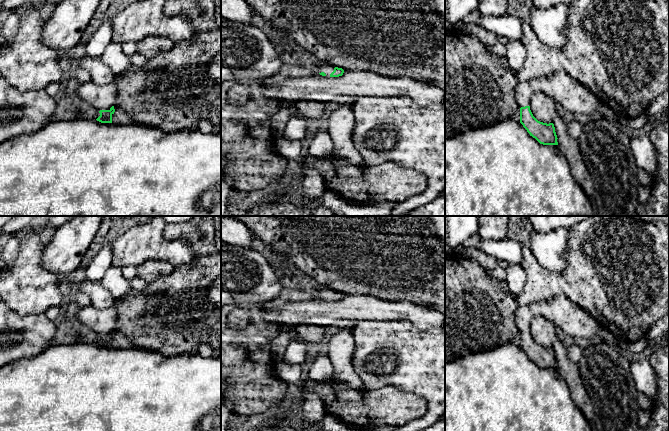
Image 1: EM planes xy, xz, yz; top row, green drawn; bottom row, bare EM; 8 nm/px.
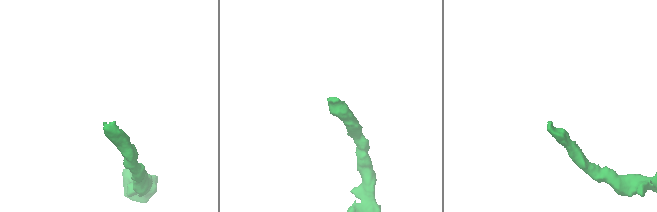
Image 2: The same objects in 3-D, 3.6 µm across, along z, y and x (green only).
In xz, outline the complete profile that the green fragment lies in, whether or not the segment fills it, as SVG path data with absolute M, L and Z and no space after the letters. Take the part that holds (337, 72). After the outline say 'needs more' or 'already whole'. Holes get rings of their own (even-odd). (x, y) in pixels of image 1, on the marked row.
M325 63L318 67L318 73L326 77L339 77L343 75L344 70L342 68L335 67L329 63Z | needs more

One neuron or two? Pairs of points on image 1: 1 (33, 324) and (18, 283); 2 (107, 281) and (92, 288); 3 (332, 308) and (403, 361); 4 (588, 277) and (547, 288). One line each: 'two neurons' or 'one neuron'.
1: two neurons
2: two neurons
3: two neurons
4: one neuron

